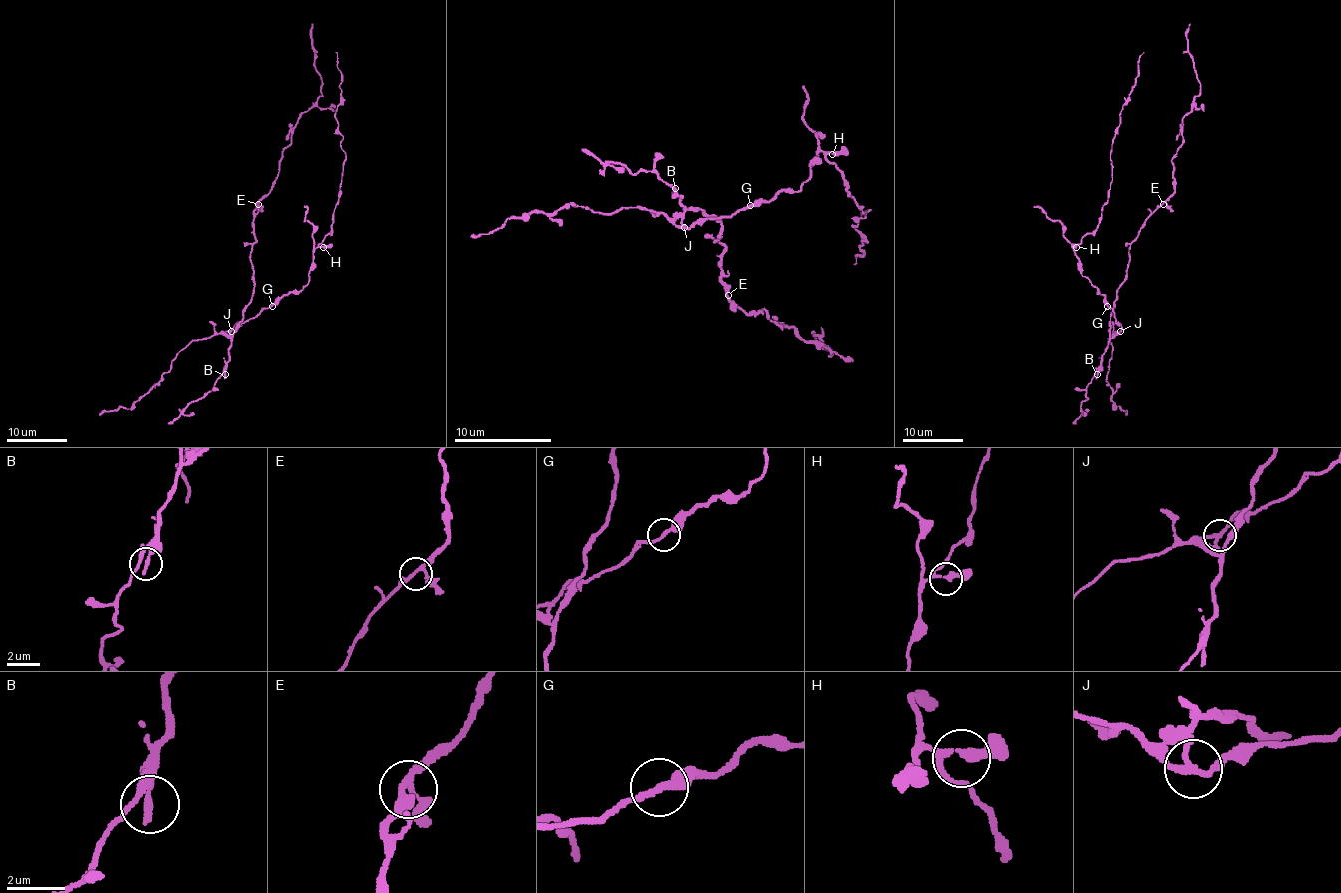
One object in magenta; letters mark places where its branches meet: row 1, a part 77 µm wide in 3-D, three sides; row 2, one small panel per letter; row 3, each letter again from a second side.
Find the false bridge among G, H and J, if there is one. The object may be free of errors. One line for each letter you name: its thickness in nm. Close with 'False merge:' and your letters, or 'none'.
J: 190 nm thick
False merge: J

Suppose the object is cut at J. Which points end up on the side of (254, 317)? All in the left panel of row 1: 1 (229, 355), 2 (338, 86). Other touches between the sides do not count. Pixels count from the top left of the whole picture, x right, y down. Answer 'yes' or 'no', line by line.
1: no
2: yes

